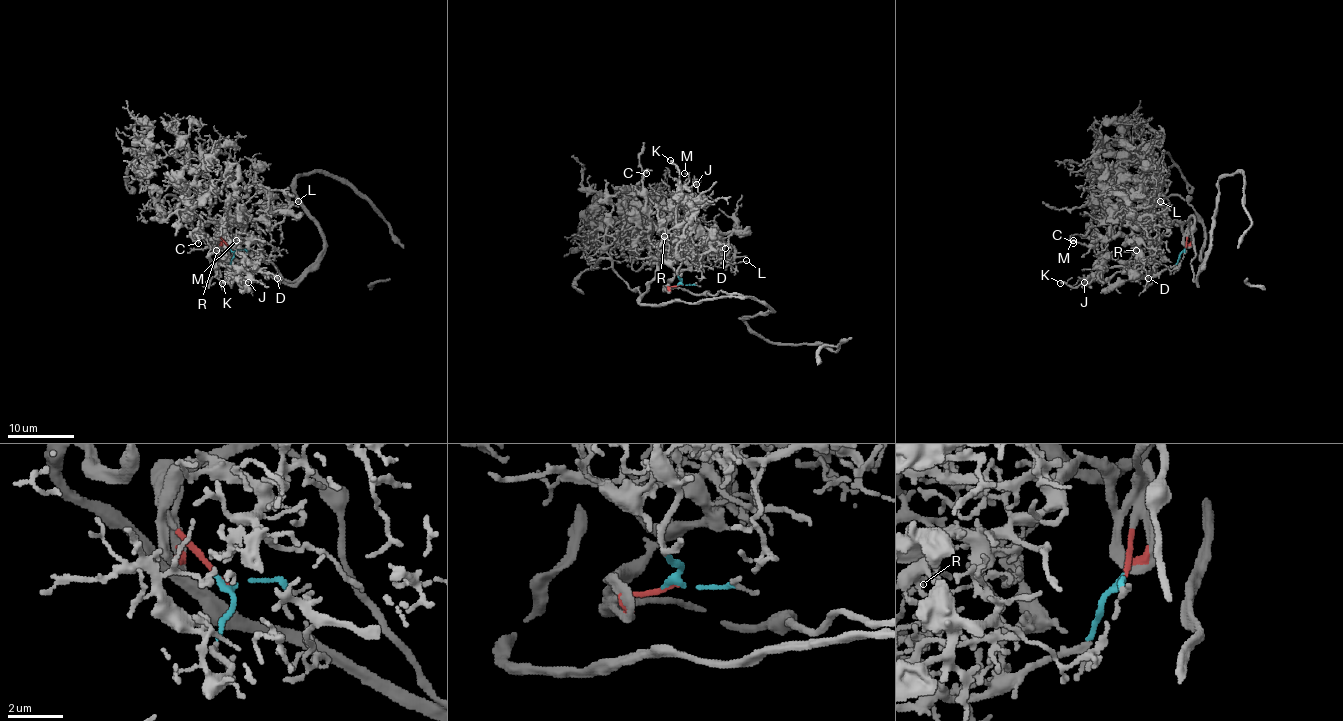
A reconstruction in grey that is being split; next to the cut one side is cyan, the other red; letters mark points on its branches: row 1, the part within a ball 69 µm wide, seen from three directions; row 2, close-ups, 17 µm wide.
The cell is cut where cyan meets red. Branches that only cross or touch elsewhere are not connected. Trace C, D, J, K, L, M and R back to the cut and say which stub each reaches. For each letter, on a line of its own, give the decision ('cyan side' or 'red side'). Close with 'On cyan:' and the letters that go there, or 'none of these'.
C: cyan side
D: red side
J: cyan side
K: cyan side
L: red side
M: cyan side
R: cyan side
On cyan: C, J, K, M, R

